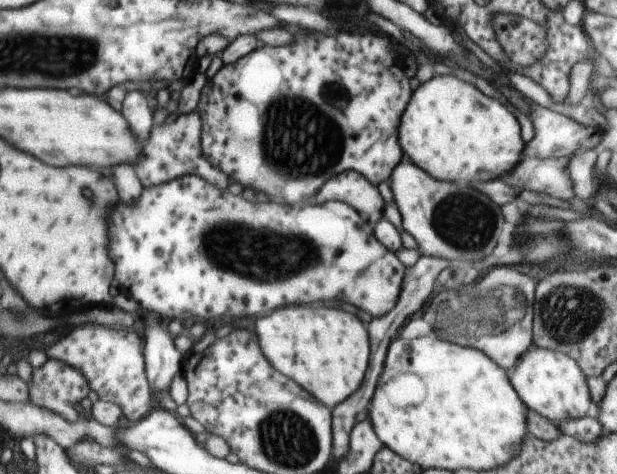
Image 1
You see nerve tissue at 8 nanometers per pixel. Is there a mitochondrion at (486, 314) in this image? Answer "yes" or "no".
yes

